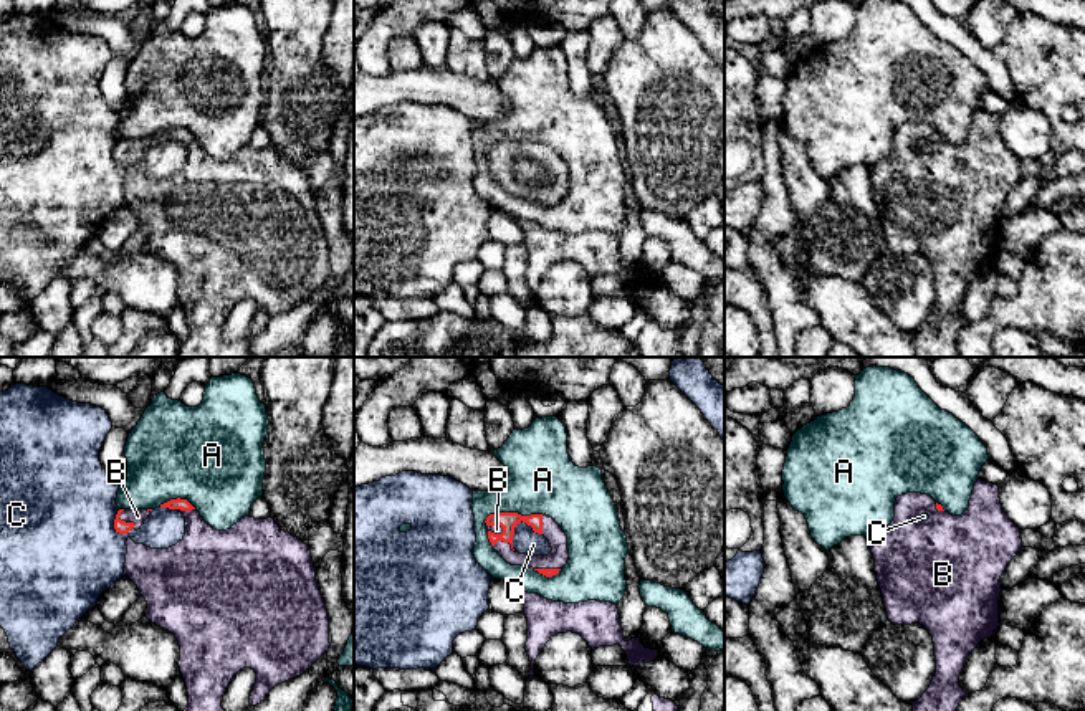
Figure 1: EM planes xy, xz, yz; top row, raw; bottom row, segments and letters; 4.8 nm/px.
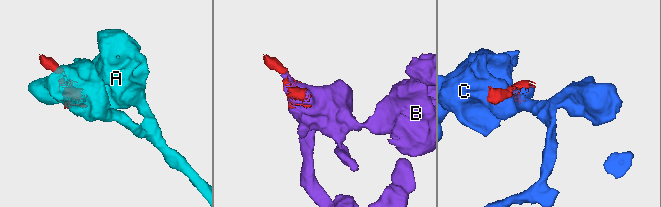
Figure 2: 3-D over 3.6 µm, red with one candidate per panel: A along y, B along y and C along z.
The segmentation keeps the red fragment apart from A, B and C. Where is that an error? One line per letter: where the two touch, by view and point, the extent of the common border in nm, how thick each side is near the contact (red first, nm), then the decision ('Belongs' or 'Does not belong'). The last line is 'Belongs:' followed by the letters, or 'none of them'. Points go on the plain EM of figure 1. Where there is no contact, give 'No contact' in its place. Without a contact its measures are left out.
A: Touches red at xz (513, 143). Shared border 300 nm. Thickness 90 nm (red) against 340 nm. Does not belong
B: Touches red at xy (124, 151). Shared border 110 nm. Thickness 60 nm (red) against 80 nm. Belongs
C: Touches red at xz (518, 152). Shared border 170 nm. Thickness 90 nm (red) against 130 nm. Does not belong
Belongs: B

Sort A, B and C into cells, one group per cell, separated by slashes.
A / B / C

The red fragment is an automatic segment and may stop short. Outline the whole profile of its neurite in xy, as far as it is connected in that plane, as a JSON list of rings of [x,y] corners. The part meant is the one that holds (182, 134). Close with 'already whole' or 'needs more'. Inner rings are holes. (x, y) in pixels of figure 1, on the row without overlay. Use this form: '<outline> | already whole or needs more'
[[[170,129],[160,137],[184,144],[184,169],[169,179],[151,179],[127,167],[124,205],[146,228],[146,246],[179,271],[189,336],[177,357],[250,357],[246,342],[222,337],[232,308],[243,298],[256,303],[250,326],[250,336],[256,336],[275,316],[309,299],[331,276],[329,245],[309,175],[284,162],[273,147],[245,146],[230,159],[217,160],[187,129]]] | needs more

